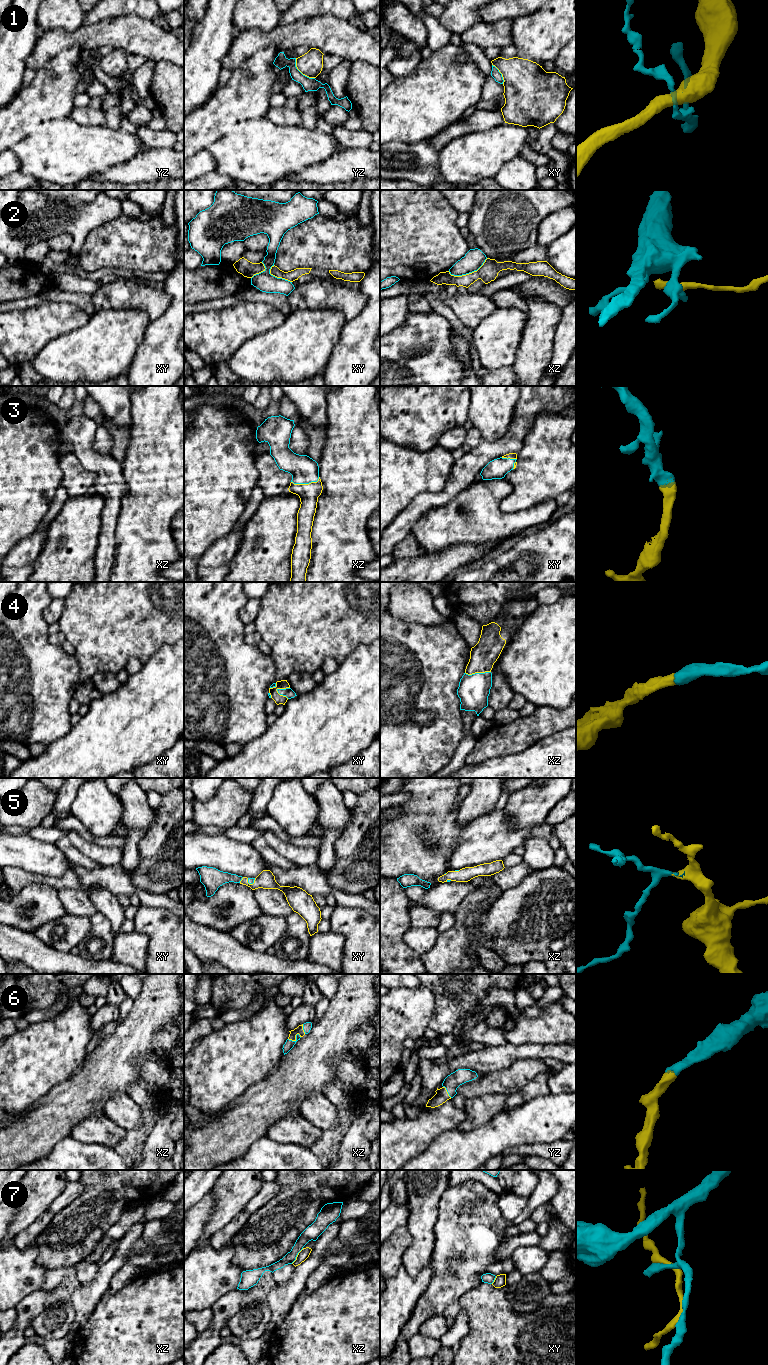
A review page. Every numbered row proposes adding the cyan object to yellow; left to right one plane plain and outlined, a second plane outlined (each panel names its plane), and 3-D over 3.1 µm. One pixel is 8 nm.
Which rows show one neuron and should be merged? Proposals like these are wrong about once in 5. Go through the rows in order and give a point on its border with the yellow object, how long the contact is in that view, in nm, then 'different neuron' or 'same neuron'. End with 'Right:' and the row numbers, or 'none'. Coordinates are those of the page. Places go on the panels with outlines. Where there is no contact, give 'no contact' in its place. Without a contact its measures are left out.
1: meets yellow in yz at (301, 72); contact 220 nm long; different neuron
2: meets yellow in xz at (469, 273); contact 340 nm long; different neuron
3: meets yellow in xz at (305, 484); contact 240 nm long; same neuron
4: meets yellow in xy at (282, 695); contact 130 nm long; same neuron
5: meets yellow in xy at (241, 880); contact 60 nm long; same neuron
6: meets yellow in xz at (295, 1039); contact 110 nm long; same neuron
7: meets yellow in xz at (297, 1256); contact 160 nm long; different neuron
Right: 3, 4, 5, 6

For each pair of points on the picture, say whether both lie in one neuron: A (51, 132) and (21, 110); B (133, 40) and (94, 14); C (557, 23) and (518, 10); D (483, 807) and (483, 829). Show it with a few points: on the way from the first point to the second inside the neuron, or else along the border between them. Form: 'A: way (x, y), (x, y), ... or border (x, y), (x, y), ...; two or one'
A: border (62, 116), (43, 120), (23, 139); two
B: border (126, 15), (106, 18), (83, 25); two
C: border (537, 10), (512, 20); two
D: border (494, 809), (488, 814), (475, 818), (469, 824); two

